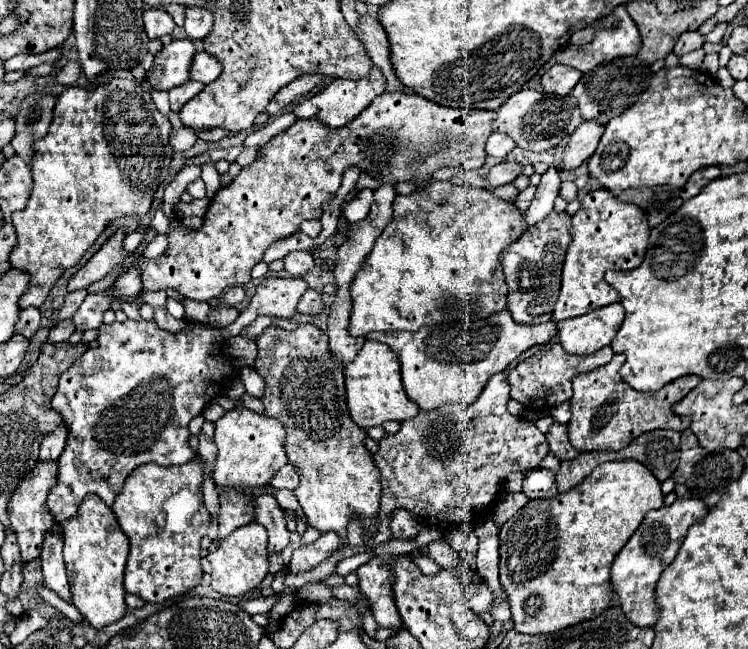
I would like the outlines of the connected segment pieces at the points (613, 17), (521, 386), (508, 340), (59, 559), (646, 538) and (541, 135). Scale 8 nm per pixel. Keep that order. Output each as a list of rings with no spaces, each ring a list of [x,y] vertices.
[[[617,6],[609,16],[601,18],[595,22],[597,26],[597,36],[591,44],[585,44],[585,46],[565,46],[561,50],[555,52],[555,58],[559,64],[567,64],[567,66],[573,66],[577,68],[579,72],[589,72],[593,70],[597,64],[605,62],[605,60],[613,60],[613,58],[619,58],[619,56],[633,56],[639,52],[641,48],[641,34],[637,32],[637,26],[635,22],[631,20],[631,16],[627,14],[625,6]]]
[[[553,344],[551,348],[541,350],[539,354],[519,362],[513,370],[509,370],[507,380],[511,384],[511,398],[517,400],[519,404],[523,404],[525,408],[535,406],[535,410],[549,410],[549,408],[571,398],[573,376],[577,376],[581,372],[591,372],[591,370],[607,364],[611,358],[613,358],[611,346],[605,346],[593,354],[587,354],[587,356],[573,356],[573,354],[567,354],[561,344],[559,346]]]
[[[509,312],[491,316],[479,330],[453,330],[445,324],[437,324],[417,332],[367,334],[369,340],[387,344],[399,356],[405,394],[423,412],[431,412],[445,404],[473,404],[493,374],[507,370],[521,352],[537,344],[549,344],[555,336],[557,326],[553,320],[539,326],[523,326],[515,324]]]
[[[49,528],[49,536],[45,536],[45,548],[41,550],[41,562],[43,562],[45,586],[53,590],[59,598],[71,602],[71,590],[69,590],[65,562],[63,562],[63,536],[55,528]]]
[[[677,498],[671,506],[663,506],[659,510],[651,510],[623,550],[617,554],[611,570],[611,584],[615,590],[615,598],[621,602],[625,616],[635,626],[653,626],[659,618],[659,608],[655,602],[655,584],[661,572],[673,562],[679,552],[679,546],[691,524],[701,520],[709,512],[709,506],[697,498]]]
[[[521,90],[513,94],[499,110],[497,120],[493,122],[493,130],[511,136],[519,148],[531,152],[545,152],[549,148],[563,146],[573,130],[581,126],[581,110],[577,108],[577,100],[573,96],[553,96],[541,90]]]

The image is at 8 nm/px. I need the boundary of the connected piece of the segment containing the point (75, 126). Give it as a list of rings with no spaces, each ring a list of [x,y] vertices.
[[[117,78],[109,84],[101,84],[97,86],[95,90],[85,90],[85,88],[75,88],[75,86],[69,86],[63,90],[63,94],[57,98],[57,104],[55,104],[55,110],[53,110],[53,122],[49,126],[49,132],[45,138],[37,140],[35,142],[35,154],[33,154],[33,166],[31,166],[31,172],[33,172],[33,192],[29,196],[29,202],[23,210],[19,212],[13,212],[13,224],[17,228],[17,248],[11,252],[11,258],[9,258],[9,264],[11,268],[15,270],[23,270],[25,274],[29,274],[29,286],[25,290],[25,294],[21,296],[19,300],[19,308],[25,310],[29,306],[35,306],[39,308],[45,298],[49,296],[51,288],[55,286],[55,282],[63,276],[63,272],[67,268],[73,268],[81,256],[89,250],[89,246],[101,236],[101,232],[113,222],[113,220],[119,220],[123,216],[145,216],[151,208],[151,202],[153,202],[153,196],[155,196],[155,190],[159,188],[161,182],[165,182],[165,178],[169,176],[169,170],[171,170],[171,160],[173,160],[173,148],[169,146],[169,120],[167,116],[163,116],[157,108],[155,108],[155,102],[151,100],[151,94],[141,90],[139,82],[135,80],[127,80],[127,78]]]

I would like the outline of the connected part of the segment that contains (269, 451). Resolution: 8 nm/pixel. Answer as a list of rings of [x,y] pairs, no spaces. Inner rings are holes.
[[[235,406],[215,424],[215,444],[219,448],[213,472],[215,484],[235,488],[253,488],[267,484],[287,464],[283,442],[285,428],[277,418]]]

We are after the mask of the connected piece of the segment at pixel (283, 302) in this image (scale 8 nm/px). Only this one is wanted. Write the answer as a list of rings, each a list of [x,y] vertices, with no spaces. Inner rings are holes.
[[[263,278],[251,304],[223,332],[237,336],[245,326],[249,326],[261,314],[293,318],[297,314],[295,310],[297,302],[301,300],[307,288],[309,288],[307,282],[301,278]]]

